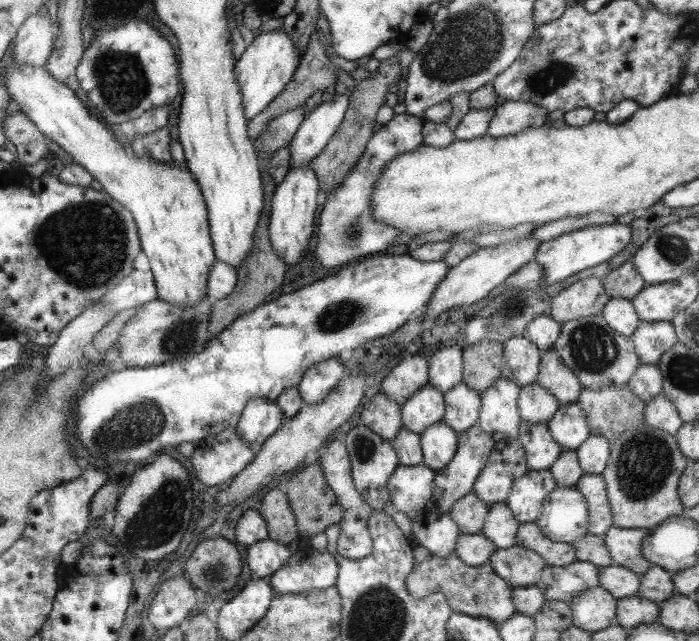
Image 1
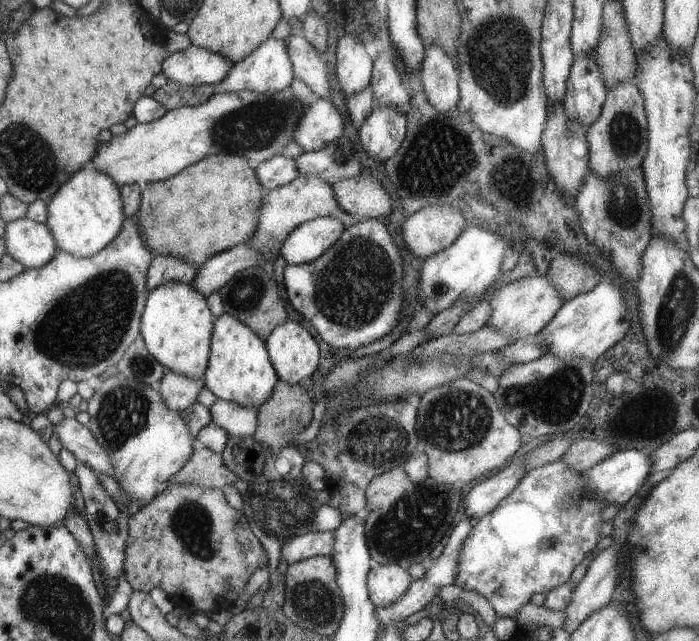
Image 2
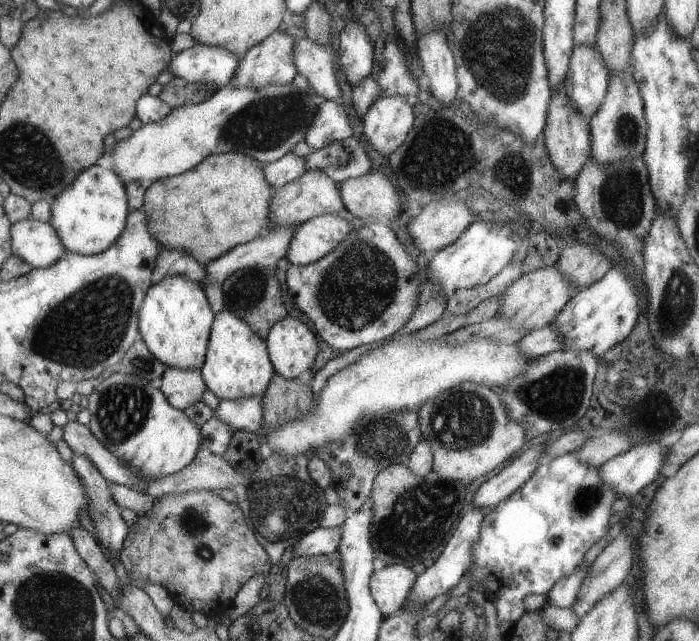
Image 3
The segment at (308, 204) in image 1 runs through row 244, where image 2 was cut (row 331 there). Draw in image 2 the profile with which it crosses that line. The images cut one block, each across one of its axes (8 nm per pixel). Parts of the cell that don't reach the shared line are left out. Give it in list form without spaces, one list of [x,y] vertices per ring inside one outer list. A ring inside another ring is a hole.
[[[293,320],[279,324],[267,336],[267,352],[279,380],[295,386],[317,368],[319,350],[311,334]]]

